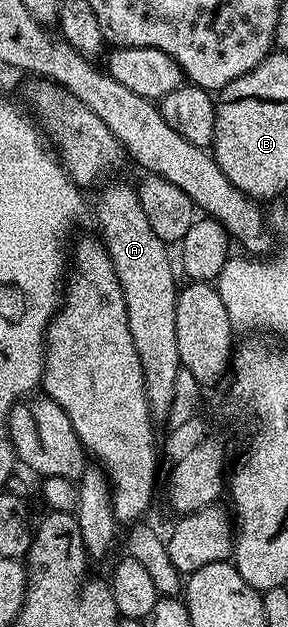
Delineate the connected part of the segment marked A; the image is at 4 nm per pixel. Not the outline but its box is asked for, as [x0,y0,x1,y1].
[98,184,180,422]

